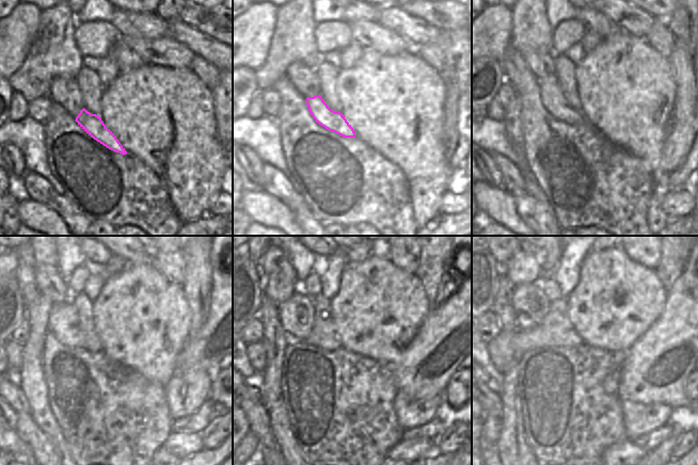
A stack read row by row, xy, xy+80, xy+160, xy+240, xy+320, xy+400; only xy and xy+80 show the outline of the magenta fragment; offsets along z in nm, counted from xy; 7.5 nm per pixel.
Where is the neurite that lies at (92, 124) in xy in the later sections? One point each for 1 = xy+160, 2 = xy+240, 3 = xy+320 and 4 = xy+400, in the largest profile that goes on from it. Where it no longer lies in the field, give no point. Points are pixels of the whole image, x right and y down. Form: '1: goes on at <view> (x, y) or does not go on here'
1: goes on at xy+160 (552, 98)
2: goes on at xy+240 (63, 323)
3: goes on at xy+320 (296, 315)
4: goes on at xy+400 (529, 303)

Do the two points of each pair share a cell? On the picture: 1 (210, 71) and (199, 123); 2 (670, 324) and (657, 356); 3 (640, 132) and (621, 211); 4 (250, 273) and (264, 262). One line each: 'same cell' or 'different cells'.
1: different cells
2: same cell
3: different cells
4: different cells

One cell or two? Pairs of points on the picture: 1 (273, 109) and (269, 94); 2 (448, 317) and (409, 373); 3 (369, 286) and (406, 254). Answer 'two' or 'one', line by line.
1: one
2: one
3: two

